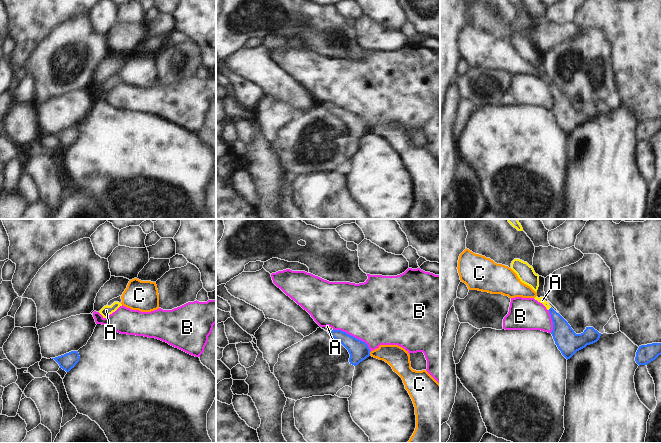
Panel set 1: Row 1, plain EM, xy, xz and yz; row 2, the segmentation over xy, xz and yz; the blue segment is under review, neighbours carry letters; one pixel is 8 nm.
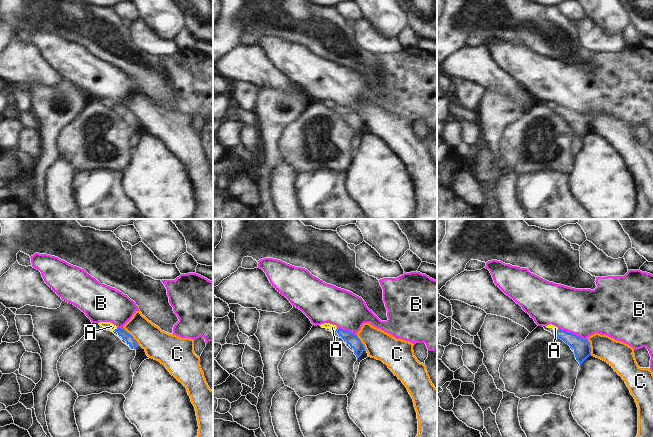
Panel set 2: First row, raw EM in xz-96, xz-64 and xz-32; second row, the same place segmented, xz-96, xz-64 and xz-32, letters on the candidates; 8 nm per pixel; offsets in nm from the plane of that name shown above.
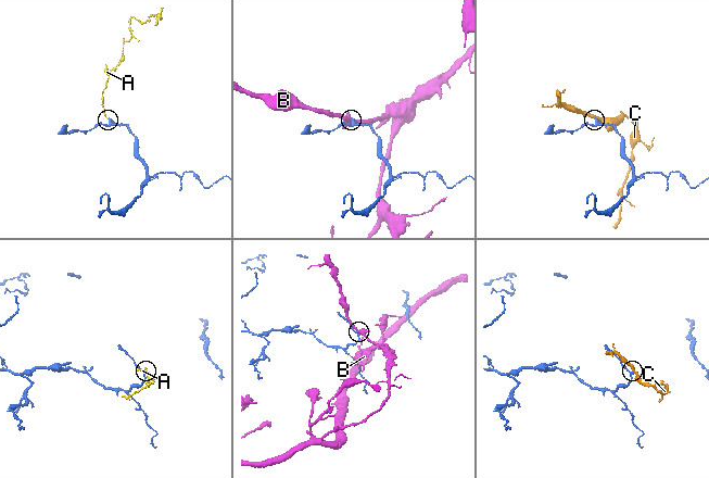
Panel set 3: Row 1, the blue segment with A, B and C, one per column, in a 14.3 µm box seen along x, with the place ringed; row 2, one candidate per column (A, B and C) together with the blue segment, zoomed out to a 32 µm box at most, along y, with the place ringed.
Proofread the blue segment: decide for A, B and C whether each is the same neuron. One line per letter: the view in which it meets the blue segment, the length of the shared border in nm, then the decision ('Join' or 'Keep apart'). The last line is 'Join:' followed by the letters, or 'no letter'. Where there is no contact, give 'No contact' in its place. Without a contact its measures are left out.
A: Touches blue in yz. Shared border 40 nm. Keep apart
B: Touches blue in xz. Shared border 360 nm. Keep apart
C: Touches blue in xz. Shared border 40 nm. Keep apart
Join: no letter.

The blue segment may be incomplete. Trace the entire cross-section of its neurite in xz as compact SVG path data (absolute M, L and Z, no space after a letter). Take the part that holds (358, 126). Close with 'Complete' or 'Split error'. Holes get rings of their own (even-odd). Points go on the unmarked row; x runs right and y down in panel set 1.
M333 105L328 108L328 110L335 116L339 117L348 126L350 130L350 140L356 142L370 132L371 127L368 121L365 118L347 110L346 108Z. Complete.

